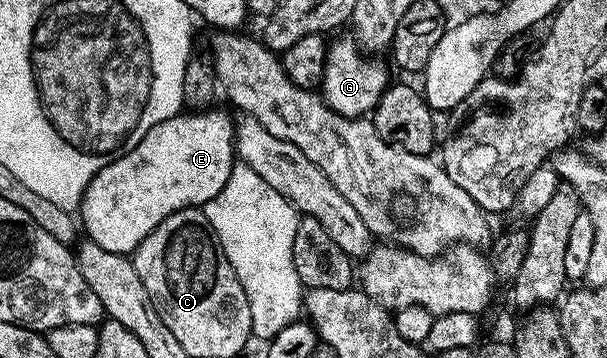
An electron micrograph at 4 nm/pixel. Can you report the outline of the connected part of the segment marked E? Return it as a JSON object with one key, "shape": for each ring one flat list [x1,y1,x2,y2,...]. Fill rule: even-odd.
{"shape":[[195,110,192,116,180,114,153,126,132,152,92,178,77,209,86,239,97,242,101,250,127,256,174,212,199,208,221,194,237,163,236,121,213,111]]}

